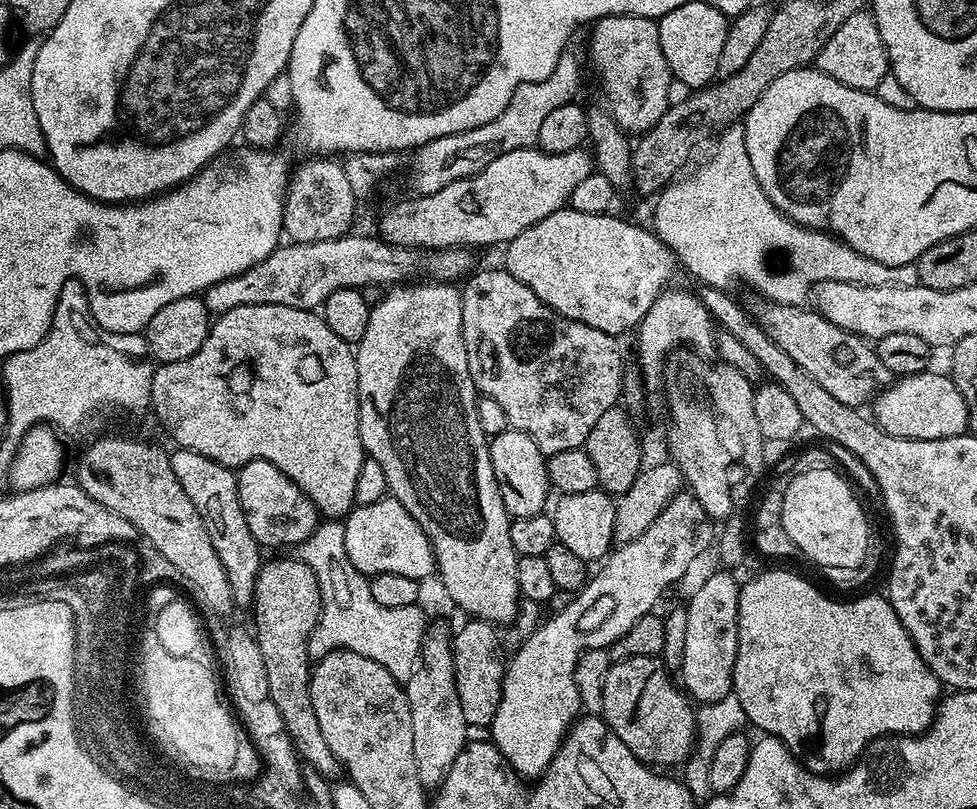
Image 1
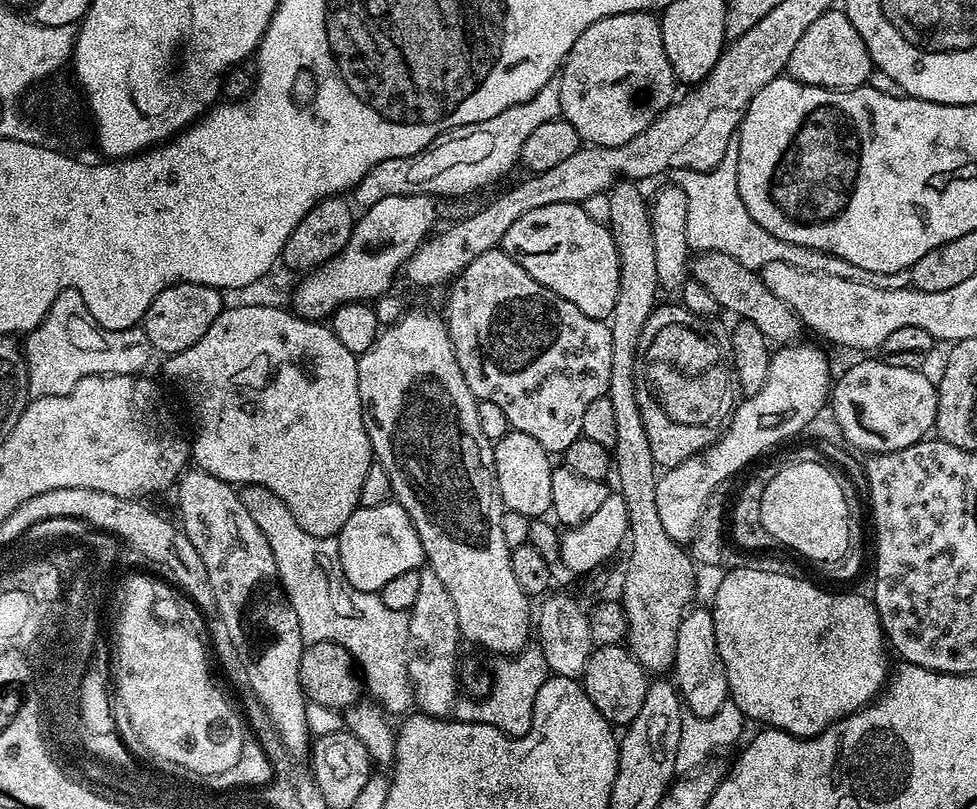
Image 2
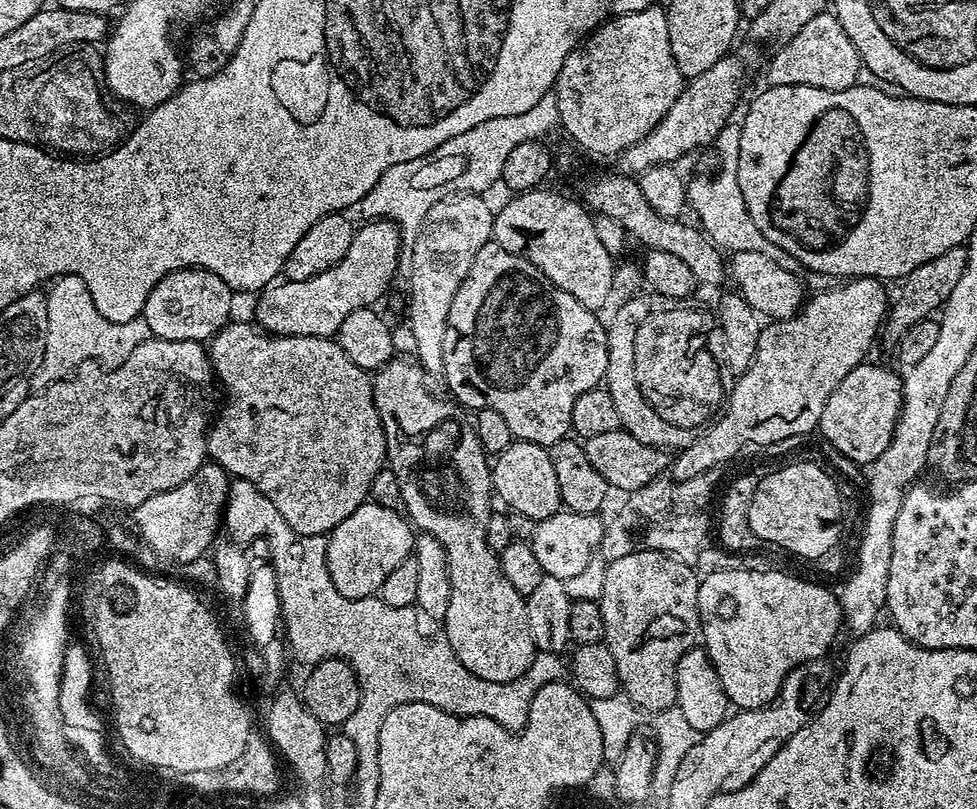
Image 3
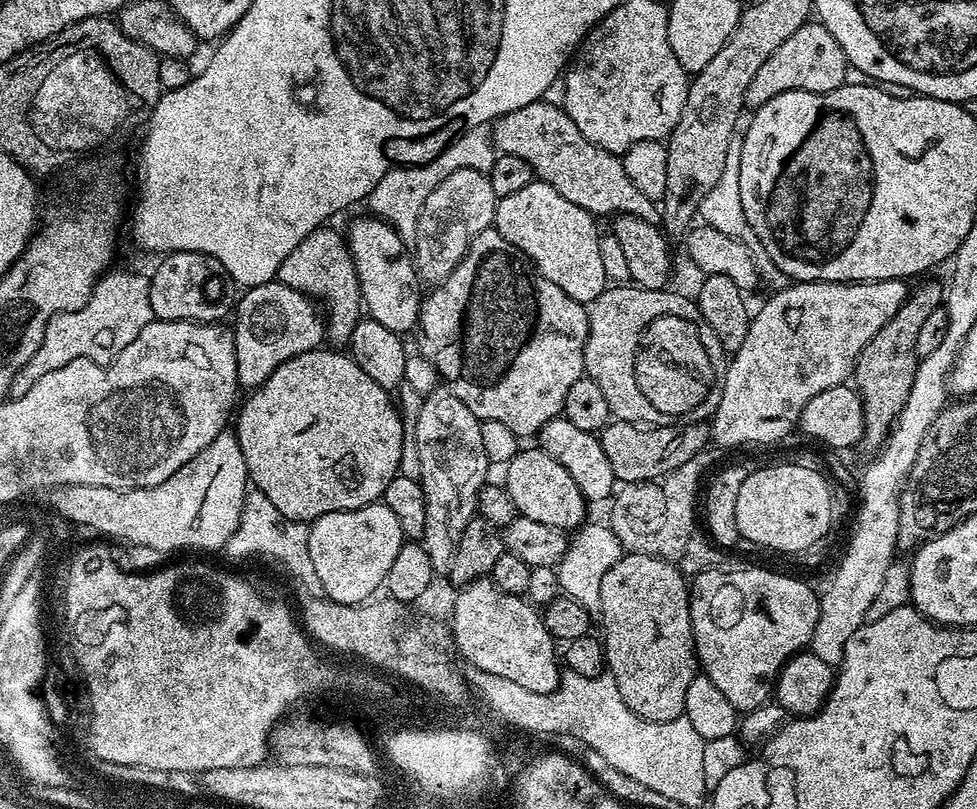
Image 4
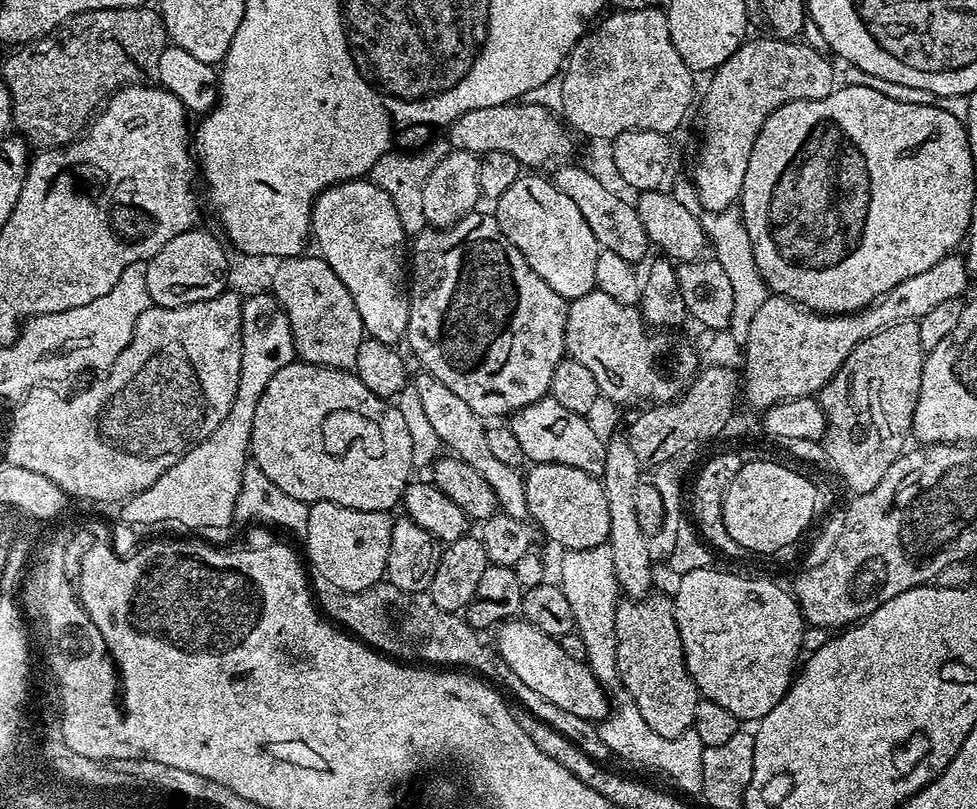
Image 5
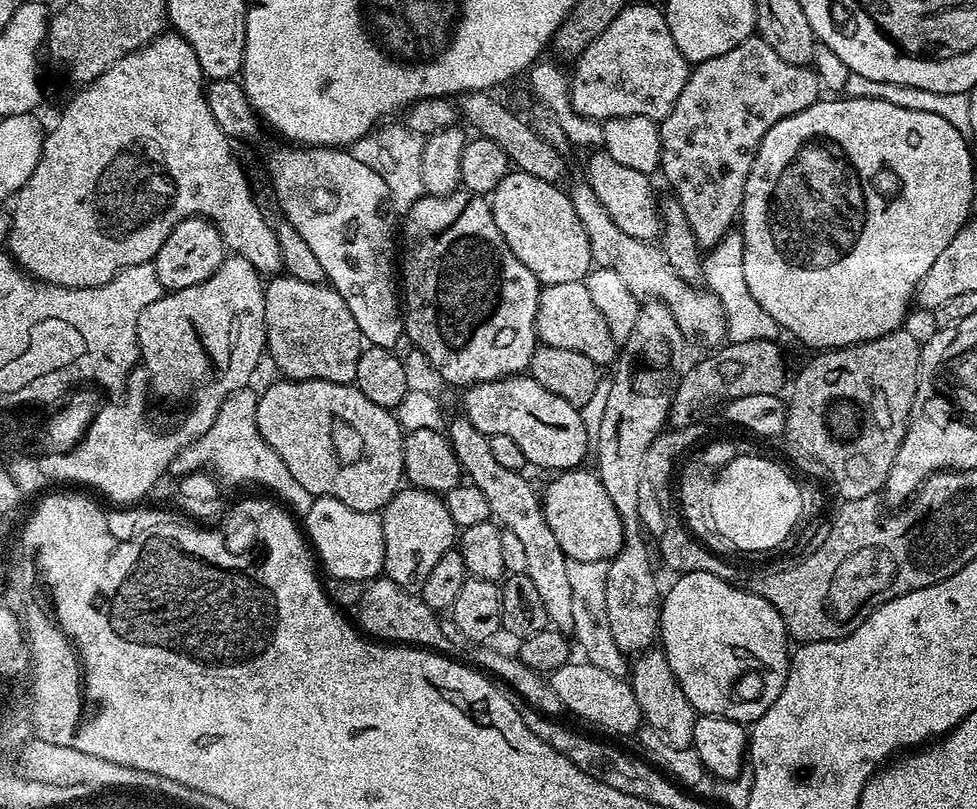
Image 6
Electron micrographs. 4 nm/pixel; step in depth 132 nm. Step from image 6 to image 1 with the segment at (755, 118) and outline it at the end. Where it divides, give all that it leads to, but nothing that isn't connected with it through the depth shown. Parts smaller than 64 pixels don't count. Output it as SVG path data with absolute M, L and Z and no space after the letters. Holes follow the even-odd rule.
M861 10L850 14L850 18L846 18L846 22L842 22L834 34L830 34L814 64L822 74L846 86L863 92L876 89L878 82L890 75L890 69L886 46L882 42L882 34L878 34L878 22L872 17L871 11Z

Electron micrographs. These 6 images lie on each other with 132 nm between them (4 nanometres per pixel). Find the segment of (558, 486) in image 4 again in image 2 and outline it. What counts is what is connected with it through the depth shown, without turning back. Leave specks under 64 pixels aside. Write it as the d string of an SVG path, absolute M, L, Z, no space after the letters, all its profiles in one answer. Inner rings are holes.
M513 430L506 434L506 438L495 441L492 453L498 490L505 509L529 518L540 518L551 513L550 478L554 461L548 451L538 442L534 442L530 434Z

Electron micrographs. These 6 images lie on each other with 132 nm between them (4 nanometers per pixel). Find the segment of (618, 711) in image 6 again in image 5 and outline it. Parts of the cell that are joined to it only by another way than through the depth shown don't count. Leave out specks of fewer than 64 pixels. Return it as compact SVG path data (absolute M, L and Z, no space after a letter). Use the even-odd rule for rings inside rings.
M523 618L503 621L495 629L495 651L502 662L506 662L518 677L535 693L542 694L549 702L593 722L602 722L610 715L609 693L600 680L592 673L585 661L570 658L566 650L562 650L559 639L534 626Z

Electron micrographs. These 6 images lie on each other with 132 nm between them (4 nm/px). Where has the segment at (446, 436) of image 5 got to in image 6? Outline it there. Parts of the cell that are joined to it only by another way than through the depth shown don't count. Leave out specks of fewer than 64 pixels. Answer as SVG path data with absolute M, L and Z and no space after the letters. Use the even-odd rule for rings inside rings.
M457 416L449 428L446 428L446 435L467 479L486 495L493 519L505 531L517 535L521 540L522 546L525 548L527 568L525 575L537 587L538 595L541 596L542 604L548 615L549 625L557 632L574 633L572 589L567 576L569 560L550 531L539 493L535 492L523 473L509 470L496 461L494 454L491 453L489 437L474 429L468 419Z

